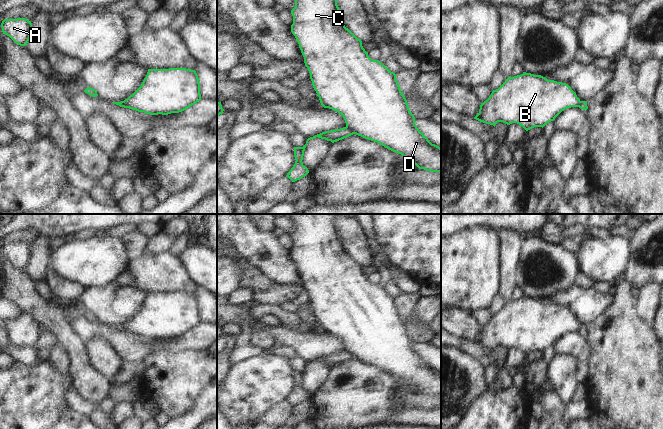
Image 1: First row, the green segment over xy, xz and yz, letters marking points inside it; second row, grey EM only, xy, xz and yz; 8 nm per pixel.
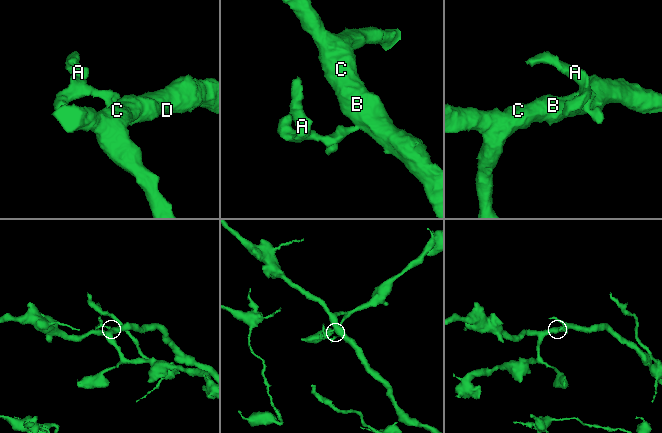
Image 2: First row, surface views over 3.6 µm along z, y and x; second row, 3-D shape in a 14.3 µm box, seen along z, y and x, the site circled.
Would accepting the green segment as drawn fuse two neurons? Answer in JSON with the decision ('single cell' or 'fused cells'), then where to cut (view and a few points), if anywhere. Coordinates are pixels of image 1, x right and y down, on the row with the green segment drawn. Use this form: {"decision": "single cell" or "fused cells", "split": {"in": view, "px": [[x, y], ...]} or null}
{"decision": "fused cells", "split": {"in": "xz", "px": [[346, 126], [354, 133]]}}

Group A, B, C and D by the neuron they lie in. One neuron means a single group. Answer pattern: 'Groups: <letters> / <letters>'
Groups: A / B C D.

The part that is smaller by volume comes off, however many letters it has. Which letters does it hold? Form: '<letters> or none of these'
A.

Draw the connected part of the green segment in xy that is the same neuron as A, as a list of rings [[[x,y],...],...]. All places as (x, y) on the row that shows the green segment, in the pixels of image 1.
[[[25,18],[4,19],[1,27],[3,34],[20,46],[26,46],[32,34],[32,23]]]

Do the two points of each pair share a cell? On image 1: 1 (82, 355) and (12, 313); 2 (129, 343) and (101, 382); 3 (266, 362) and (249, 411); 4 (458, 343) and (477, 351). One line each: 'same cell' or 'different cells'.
1: different cells
2: different cells
3: same cell
4: same cell

